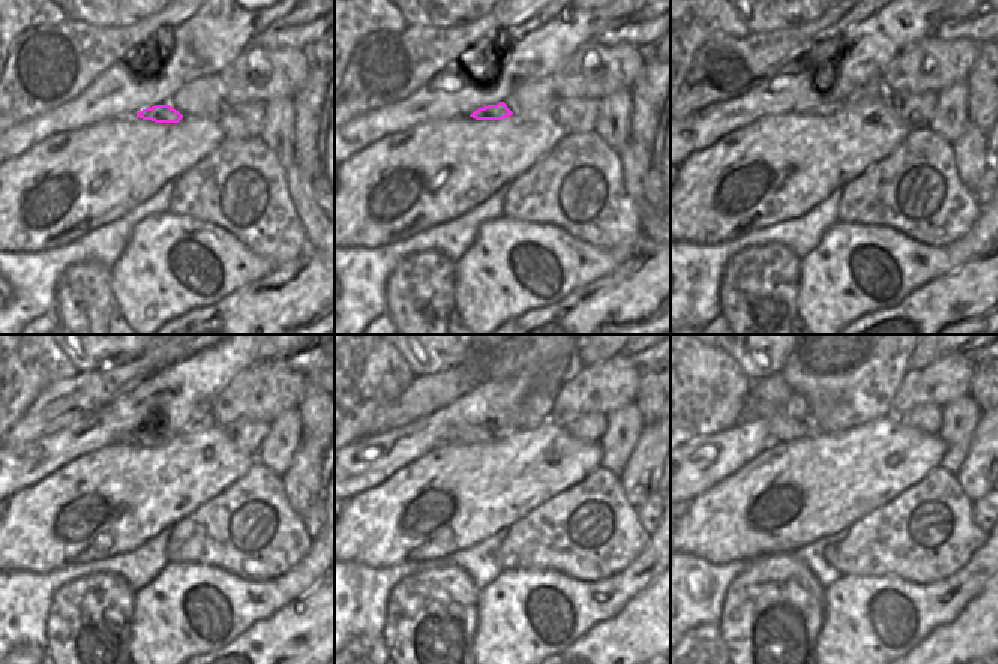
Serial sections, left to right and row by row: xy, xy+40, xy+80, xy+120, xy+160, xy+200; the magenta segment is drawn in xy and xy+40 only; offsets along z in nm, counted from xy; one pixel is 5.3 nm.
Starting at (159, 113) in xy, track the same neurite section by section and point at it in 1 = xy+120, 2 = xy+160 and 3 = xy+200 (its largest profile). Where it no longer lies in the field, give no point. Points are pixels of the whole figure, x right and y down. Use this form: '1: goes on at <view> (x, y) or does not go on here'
1: goes on at xy+120 (135, 438)
2: goes on at xy+160 (462, 433)
3: goes on at xy+200 (782, 426)

